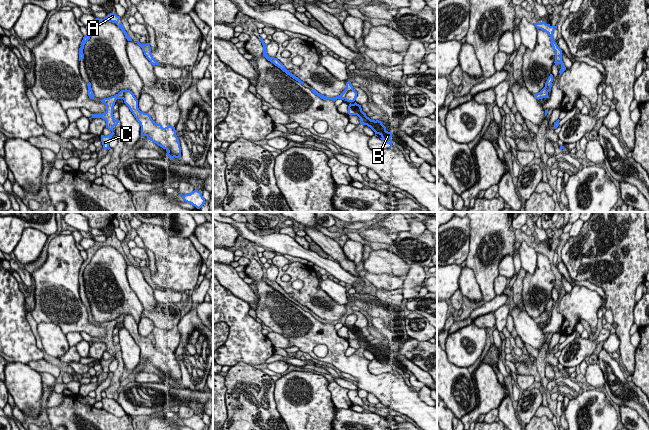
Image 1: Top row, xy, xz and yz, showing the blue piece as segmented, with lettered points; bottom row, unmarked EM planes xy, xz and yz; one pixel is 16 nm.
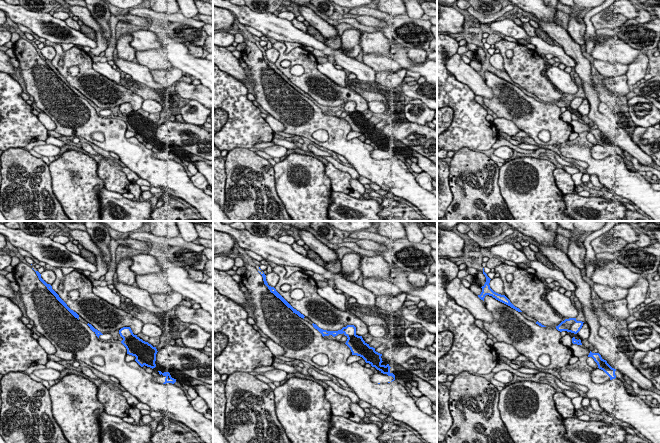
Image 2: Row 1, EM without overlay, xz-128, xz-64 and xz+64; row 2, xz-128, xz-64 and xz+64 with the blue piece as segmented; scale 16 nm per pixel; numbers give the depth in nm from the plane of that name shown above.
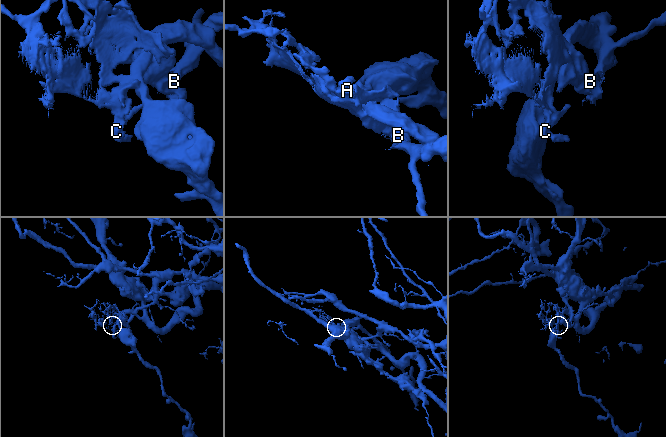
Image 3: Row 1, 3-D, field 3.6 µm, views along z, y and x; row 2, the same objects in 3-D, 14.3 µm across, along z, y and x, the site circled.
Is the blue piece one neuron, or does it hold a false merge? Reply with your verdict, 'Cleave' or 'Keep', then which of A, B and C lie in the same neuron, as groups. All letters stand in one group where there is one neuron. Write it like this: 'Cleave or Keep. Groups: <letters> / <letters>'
Cleave. Groups: A / B C

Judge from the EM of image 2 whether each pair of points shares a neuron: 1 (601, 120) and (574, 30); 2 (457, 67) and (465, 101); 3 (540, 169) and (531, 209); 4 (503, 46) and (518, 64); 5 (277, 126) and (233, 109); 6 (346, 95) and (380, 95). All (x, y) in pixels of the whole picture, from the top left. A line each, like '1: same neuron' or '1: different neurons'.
1: different neurons
2: different neurons
3: same neuron
4: same neuron
5: different neurons
6: different neurons

